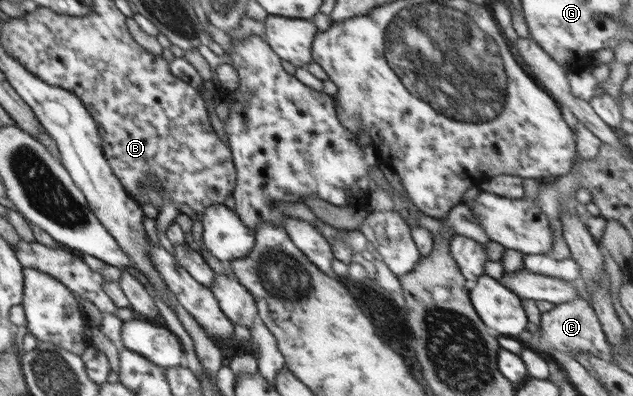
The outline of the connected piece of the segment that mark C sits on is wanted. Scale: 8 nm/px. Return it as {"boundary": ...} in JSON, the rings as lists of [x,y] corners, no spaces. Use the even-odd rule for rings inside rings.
{"boundary":[[[579,298],[553,307],[552,311],[542,313],[540,322],[539,328],[531,325],[526,331],[521,333],[521,341],[537,353],[549,353],[549,349],[555,347],[555,349],[567,352],[572,356],[575,352],[584,351],[614,363],[612,348],[606,340],[601,322],[597,319],[592,306],[585,299]]]}

